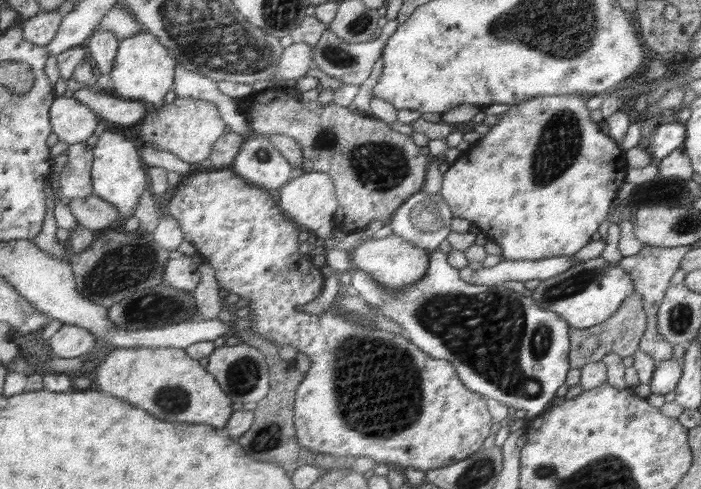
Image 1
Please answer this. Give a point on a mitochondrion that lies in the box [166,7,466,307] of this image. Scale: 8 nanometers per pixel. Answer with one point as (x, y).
(381, 165)

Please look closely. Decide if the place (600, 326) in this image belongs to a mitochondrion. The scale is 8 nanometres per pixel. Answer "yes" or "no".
no

